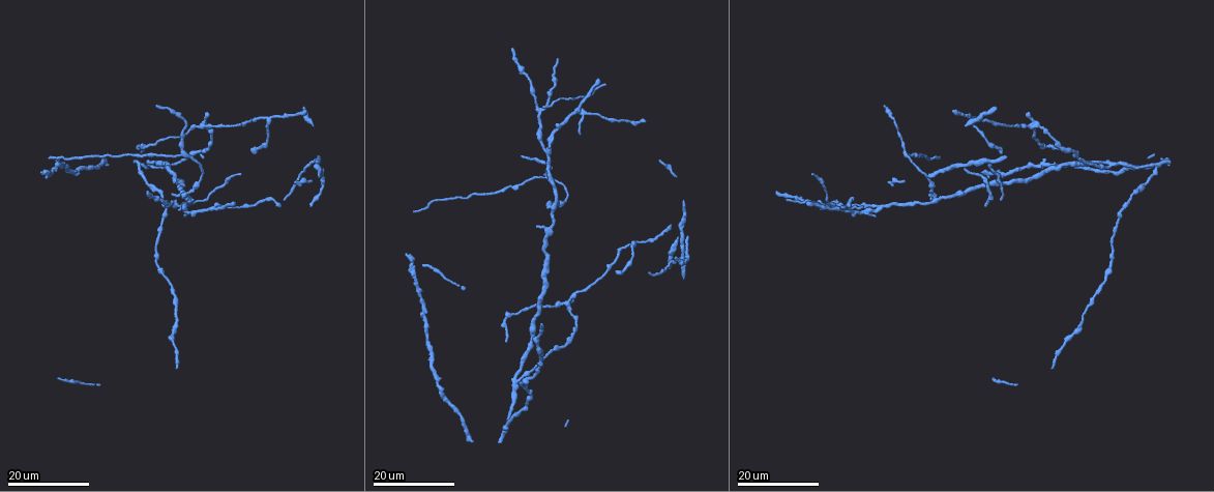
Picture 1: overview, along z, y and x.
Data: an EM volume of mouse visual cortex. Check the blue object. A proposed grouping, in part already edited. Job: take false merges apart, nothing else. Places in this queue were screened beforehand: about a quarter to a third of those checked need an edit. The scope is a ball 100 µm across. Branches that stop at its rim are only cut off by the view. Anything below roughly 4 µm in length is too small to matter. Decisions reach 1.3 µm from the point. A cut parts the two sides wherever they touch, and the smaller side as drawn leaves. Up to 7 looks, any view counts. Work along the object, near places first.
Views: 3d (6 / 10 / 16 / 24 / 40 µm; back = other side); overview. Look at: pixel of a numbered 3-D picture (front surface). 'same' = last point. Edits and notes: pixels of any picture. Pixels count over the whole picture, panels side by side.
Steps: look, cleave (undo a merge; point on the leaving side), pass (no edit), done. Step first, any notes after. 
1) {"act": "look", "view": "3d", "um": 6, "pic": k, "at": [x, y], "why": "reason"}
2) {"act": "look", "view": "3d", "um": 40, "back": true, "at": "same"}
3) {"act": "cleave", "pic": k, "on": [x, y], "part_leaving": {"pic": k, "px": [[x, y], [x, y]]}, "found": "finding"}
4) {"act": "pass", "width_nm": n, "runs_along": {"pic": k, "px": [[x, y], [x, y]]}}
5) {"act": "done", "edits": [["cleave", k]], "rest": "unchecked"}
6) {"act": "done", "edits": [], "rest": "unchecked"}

{"act": "look", "view": "3d", "um": 24, "pic": 1, "at": [547, 105], "why": "four arms meet"}

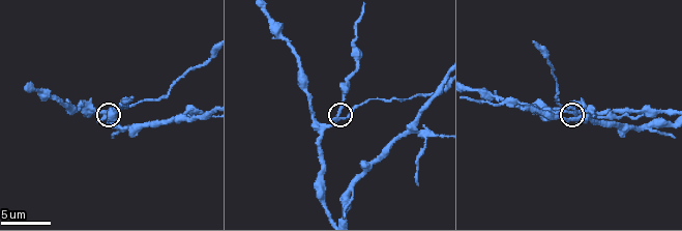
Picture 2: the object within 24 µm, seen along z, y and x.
{"act": "look", "view": "3d", "um": 6, "pic": 2, "at": [572, 113]}

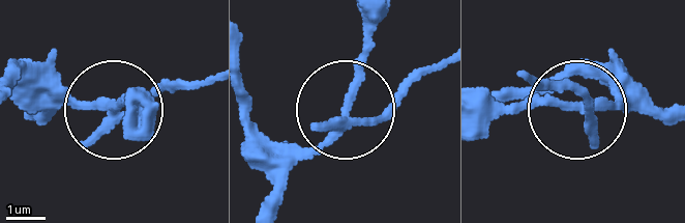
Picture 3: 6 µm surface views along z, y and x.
{"act": "look", "view": "3d", "um": 6, "back": true, "pic": 3, "at": [345, 110]}

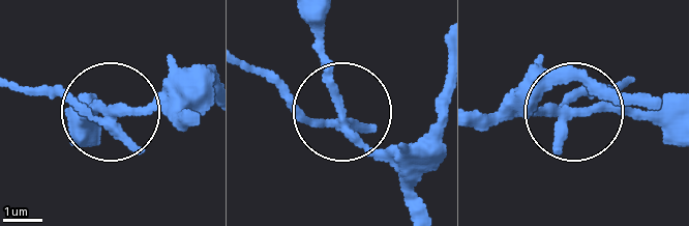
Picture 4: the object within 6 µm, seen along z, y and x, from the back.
{"act": "cleave", "pic": 4, "on": [60, 89], "side_arm_um": 13, "part_leaving": {"pic": 4, "px": [[103, 126], [67, 100], [19, 87]]}, "found": "two neurons meet here"}

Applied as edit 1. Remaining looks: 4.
{"act": "look", "view": "overview", "why": "redraw"}

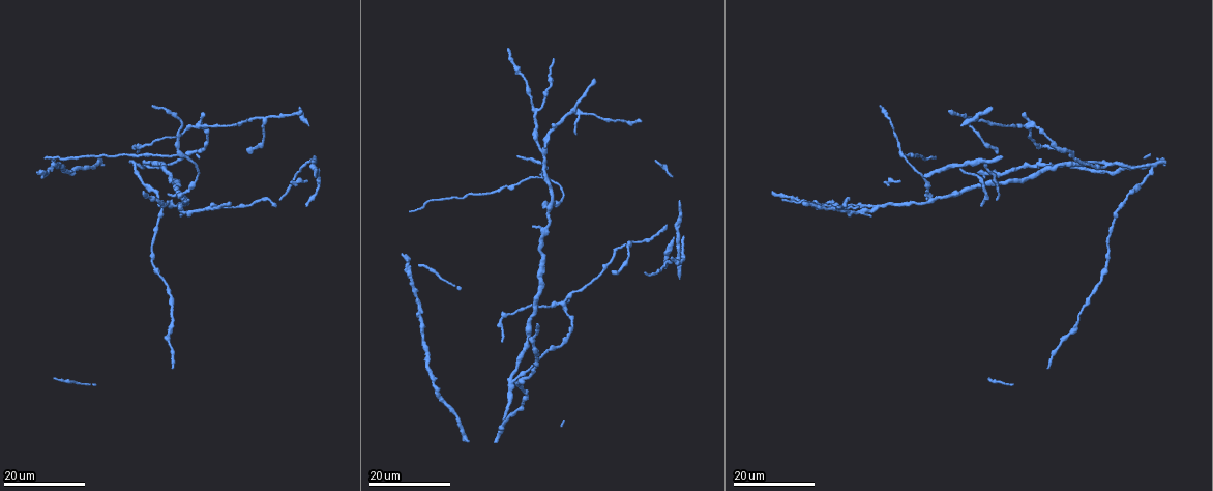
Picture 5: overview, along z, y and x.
{"act": "look", "view": "3d", "um": 24, "pic": 5, "at": [549, 85], "why": "sudden change in width"}

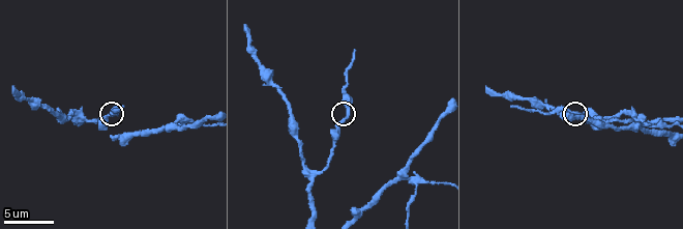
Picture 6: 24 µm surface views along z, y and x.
{"act": "look", "view": "3d", "um": 10, "pic": 6, "at": [574, 112]}

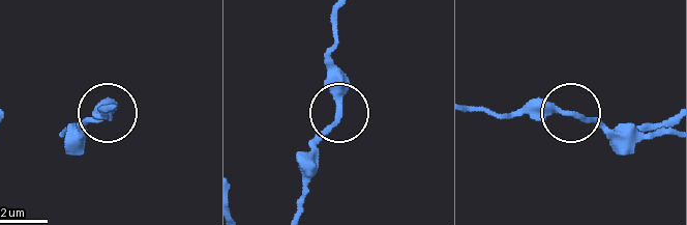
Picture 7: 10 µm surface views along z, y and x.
{"act": "pass", "runs_along": {"pic": 7, "px": [[667, 131], [608, 131], [567, 113], [509, 113]]}, "found": "one neuron here"}

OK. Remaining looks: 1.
{"act": "done", "edits": [["cleave", 4]], "rest": "unchecked"}

